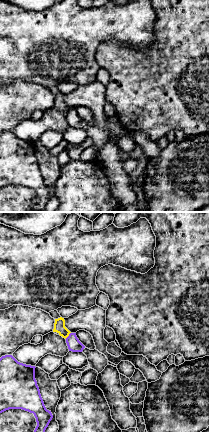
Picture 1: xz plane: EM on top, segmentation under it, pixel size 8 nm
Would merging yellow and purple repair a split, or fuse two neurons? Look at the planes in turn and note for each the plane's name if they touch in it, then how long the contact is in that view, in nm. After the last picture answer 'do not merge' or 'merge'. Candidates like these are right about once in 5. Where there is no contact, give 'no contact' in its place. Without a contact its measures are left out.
meets yellow in xz; contact 70 nm long

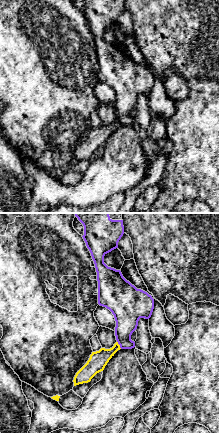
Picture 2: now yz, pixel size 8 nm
meets yellow in yz; contact 70 nm long

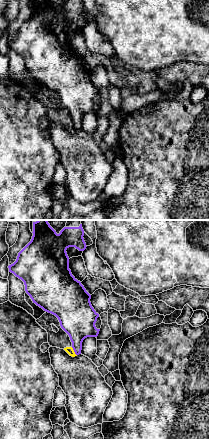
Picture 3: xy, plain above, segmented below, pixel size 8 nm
meets yellow in xy; contact 80 nm long

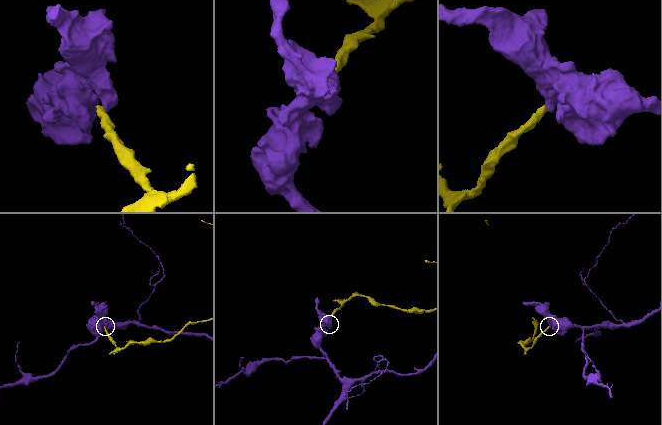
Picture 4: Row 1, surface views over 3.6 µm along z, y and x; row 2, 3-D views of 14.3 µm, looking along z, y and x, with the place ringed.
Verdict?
do not merge

